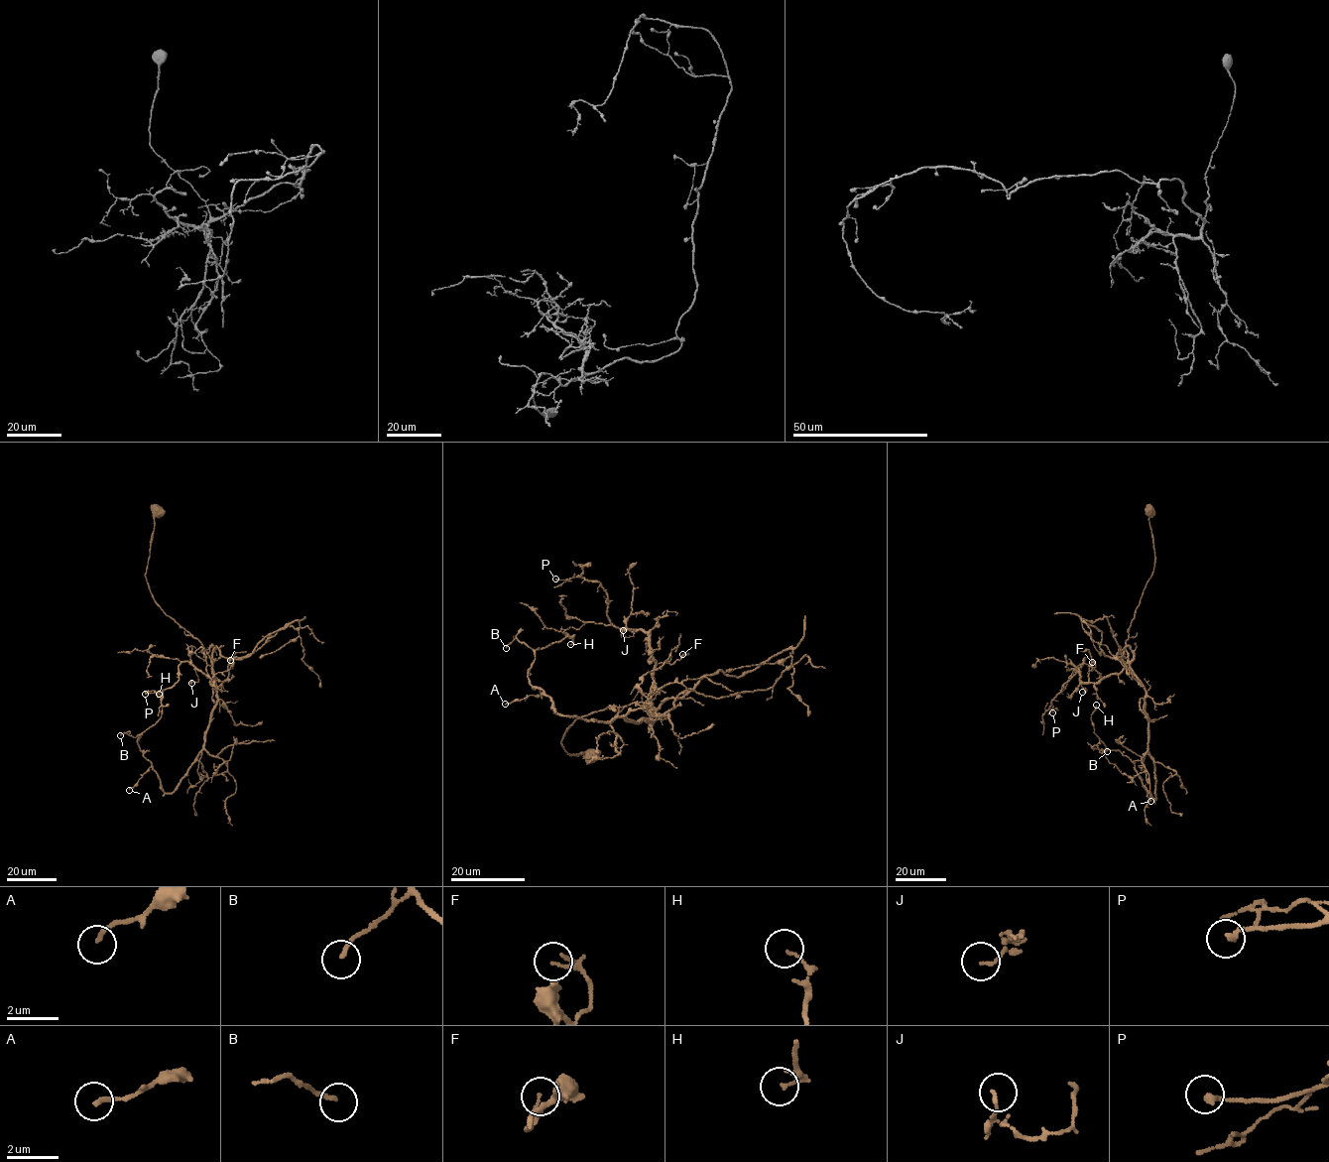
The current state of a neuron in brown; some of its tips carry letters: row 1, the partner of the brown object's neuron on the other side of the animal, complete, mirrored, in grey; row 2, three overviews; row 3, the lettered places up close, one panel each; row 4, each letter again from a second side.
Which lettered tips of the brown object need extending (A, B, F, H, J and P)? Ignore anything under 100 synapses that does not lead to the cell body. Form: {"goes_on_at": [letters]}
{"goes_on_at": []}

